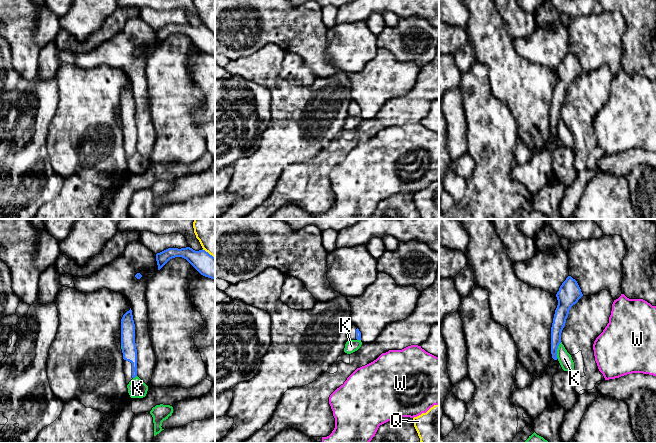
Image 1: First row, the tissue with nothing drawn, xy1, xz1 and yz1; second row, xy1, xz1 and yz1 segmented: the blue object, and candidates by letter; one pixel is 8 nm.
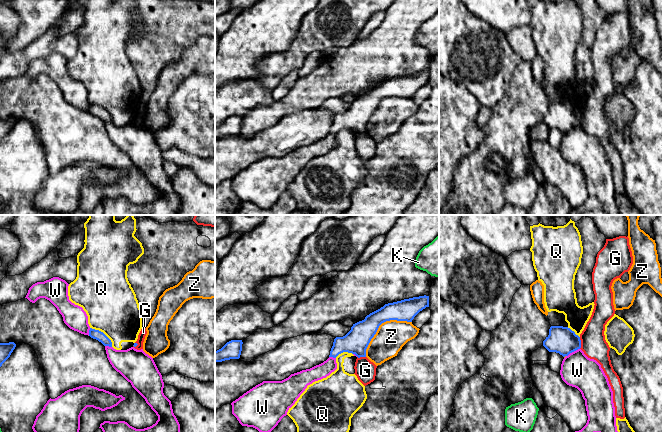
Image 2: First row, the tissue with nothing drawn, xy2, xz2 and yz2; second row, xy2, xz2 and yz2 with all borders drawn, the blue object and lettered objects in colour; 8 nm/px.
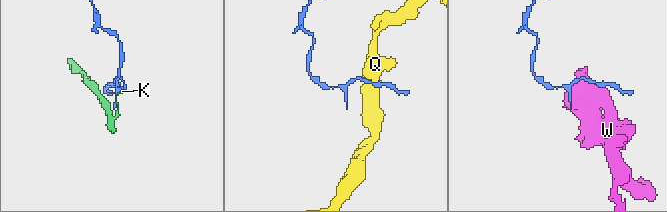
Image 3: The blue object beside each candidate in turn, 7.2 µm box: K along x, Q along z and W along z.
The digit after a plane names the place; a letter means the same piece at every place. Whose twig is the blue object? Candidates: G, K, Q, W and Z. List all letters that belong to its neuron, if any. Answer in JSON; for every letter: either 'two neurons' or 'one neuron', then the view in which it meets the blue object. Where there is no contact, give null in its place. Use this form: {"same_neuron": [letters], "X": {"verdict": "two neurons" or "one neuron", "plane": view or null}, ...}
{"same_neuron": [], "G": {"verdict": "two neurons", "plane": "yz2"}, "K": {"verdict": "two neurons", "plane": "yz1"}, "Q": {"verdict": "two neurons", "plane": "xy2"}, "W": {"verdict": "two neurons", "plane": "yz2"}, "Z": {"verdict": "two neurons", "plane": "xz2"}}

